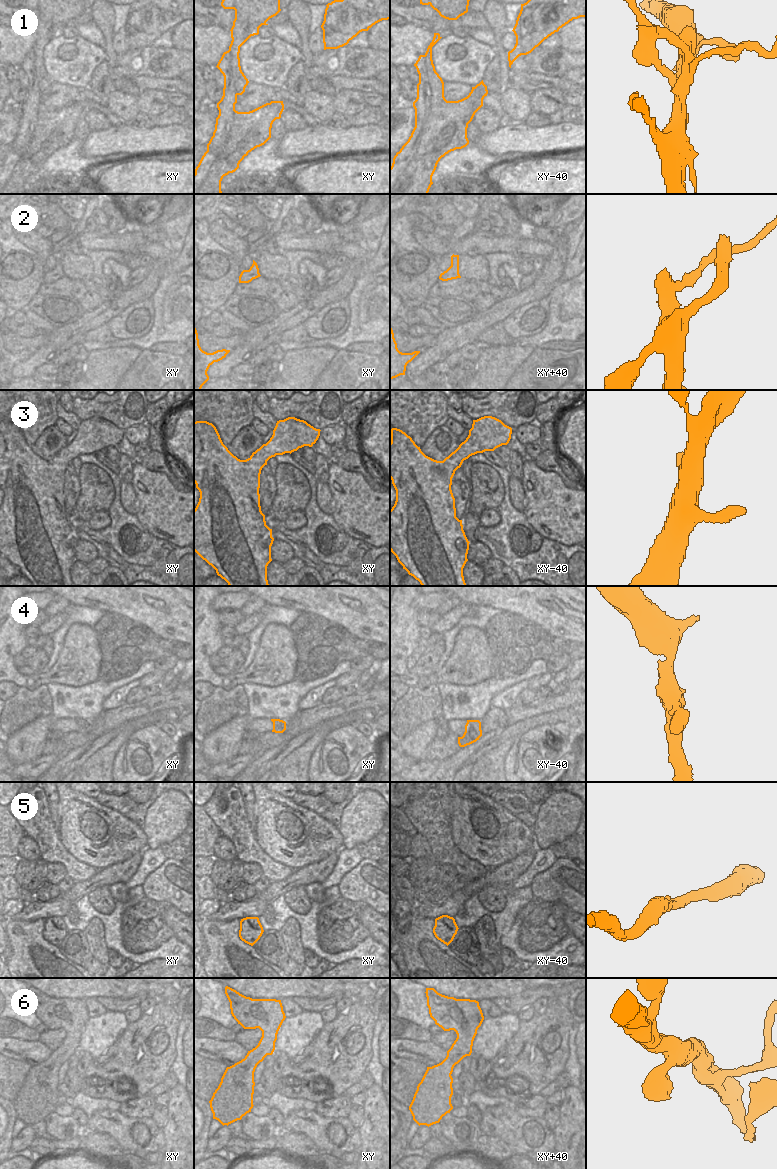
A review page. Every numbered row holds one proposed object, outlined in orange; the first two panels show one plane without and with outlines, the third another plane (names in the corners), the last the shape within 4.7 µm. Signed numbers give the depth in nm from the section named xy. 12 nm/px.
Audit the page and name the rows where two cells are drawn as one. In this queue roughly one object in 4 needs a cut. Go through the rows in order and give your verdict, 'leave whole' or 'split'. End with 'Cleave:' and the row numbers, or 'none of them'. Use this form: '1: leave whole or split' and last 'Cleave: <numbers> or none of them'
1: split
2: split
3: leave whole
4: leave whole
5: leave whole
6: leave whole
Cleave: 1, 2

